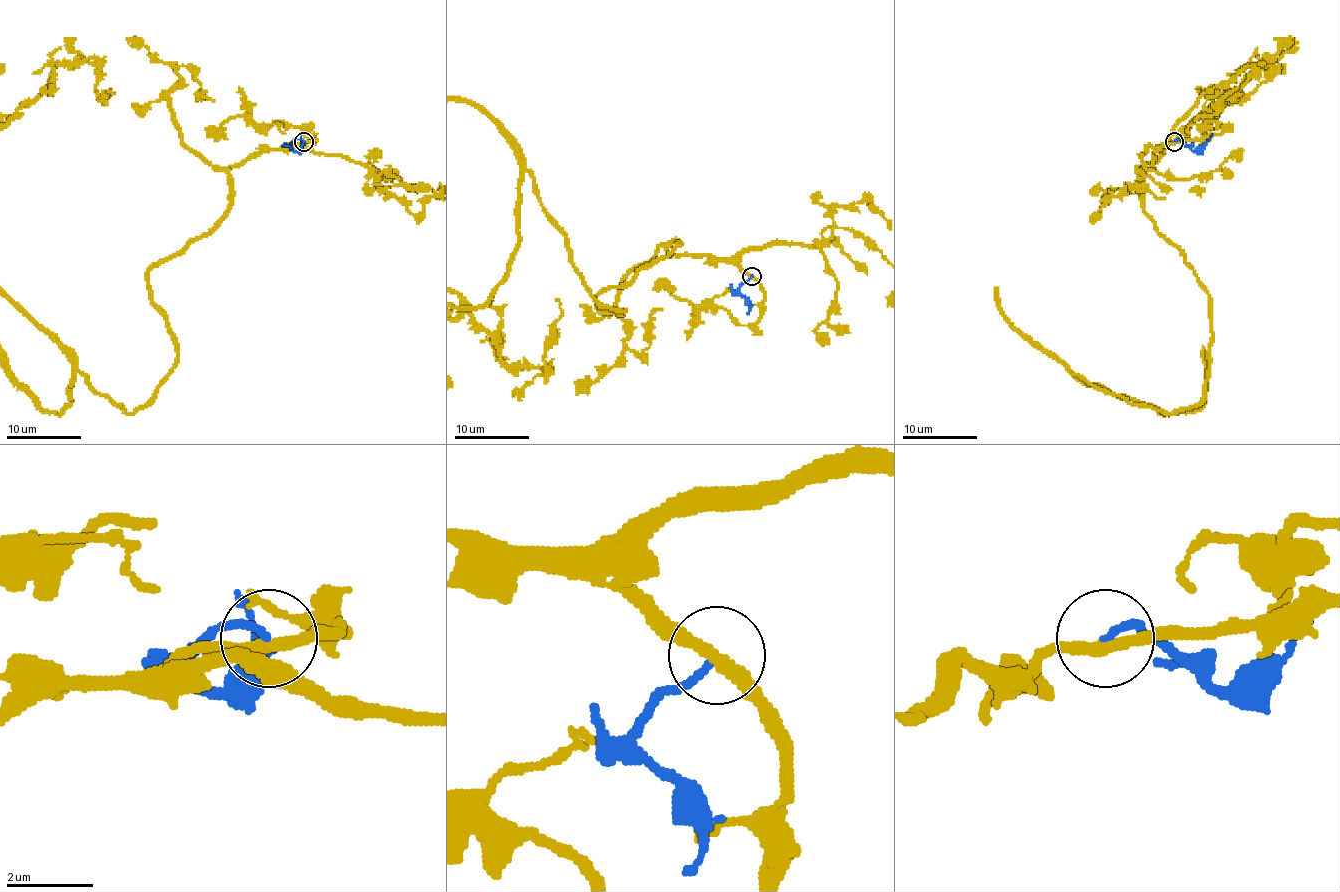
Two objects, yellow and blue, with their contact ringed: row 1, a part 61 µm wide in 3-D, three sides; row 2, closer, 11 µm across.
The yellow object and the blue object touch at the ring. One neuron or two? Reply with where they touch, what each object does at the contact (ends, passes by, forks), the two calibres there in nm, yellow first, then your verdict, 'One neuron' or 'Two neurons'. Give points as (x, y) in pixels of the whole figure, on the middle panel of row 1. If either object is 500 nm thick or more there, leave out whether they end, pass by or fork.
Place: (752, 276). At the ring yellow passes by. At the ring blue ends. Thickness 280 nm (yellow) against 170 nm. Two neurons

